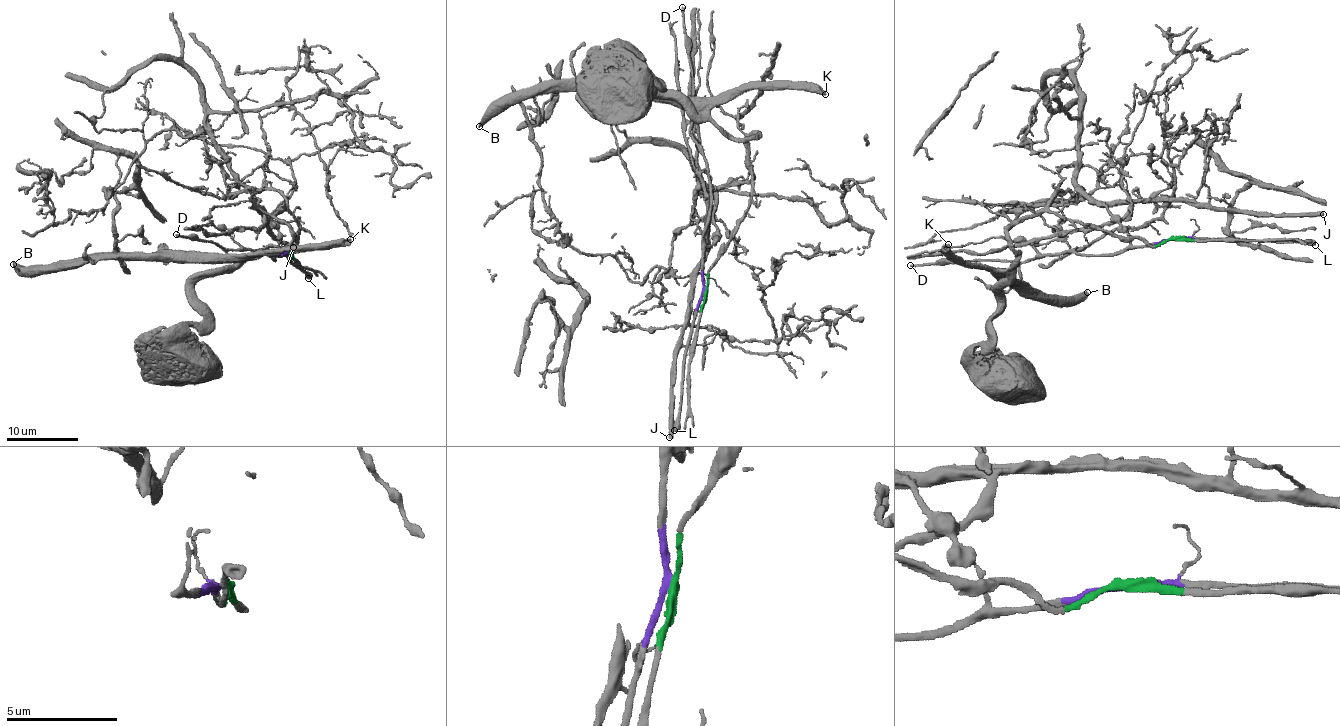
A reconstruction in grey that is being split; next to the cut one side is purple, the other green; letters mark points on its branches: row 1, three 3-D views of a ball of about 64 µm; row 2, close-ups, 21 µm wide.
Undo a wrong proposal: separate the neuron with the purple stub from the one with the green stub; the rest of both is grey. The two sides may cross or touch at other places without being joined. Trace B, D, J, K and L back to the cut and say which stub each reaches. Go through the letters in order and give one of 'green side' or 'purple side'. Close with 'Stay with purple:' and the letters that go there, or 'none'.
B: green side
D: purple side
J: green side
K: green side
L: purple side
Stay with purple: D, L

